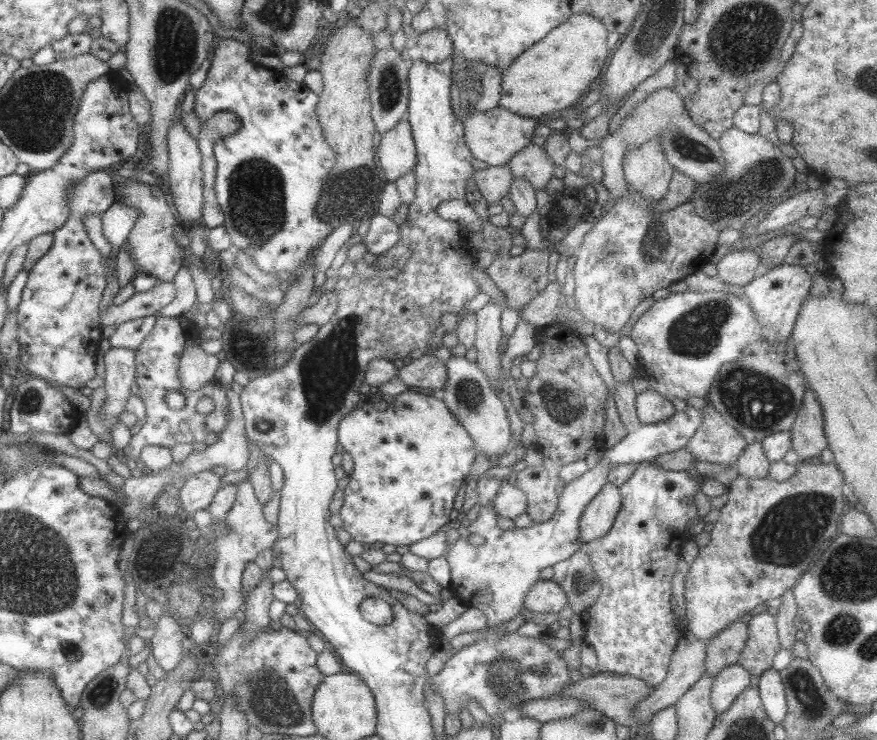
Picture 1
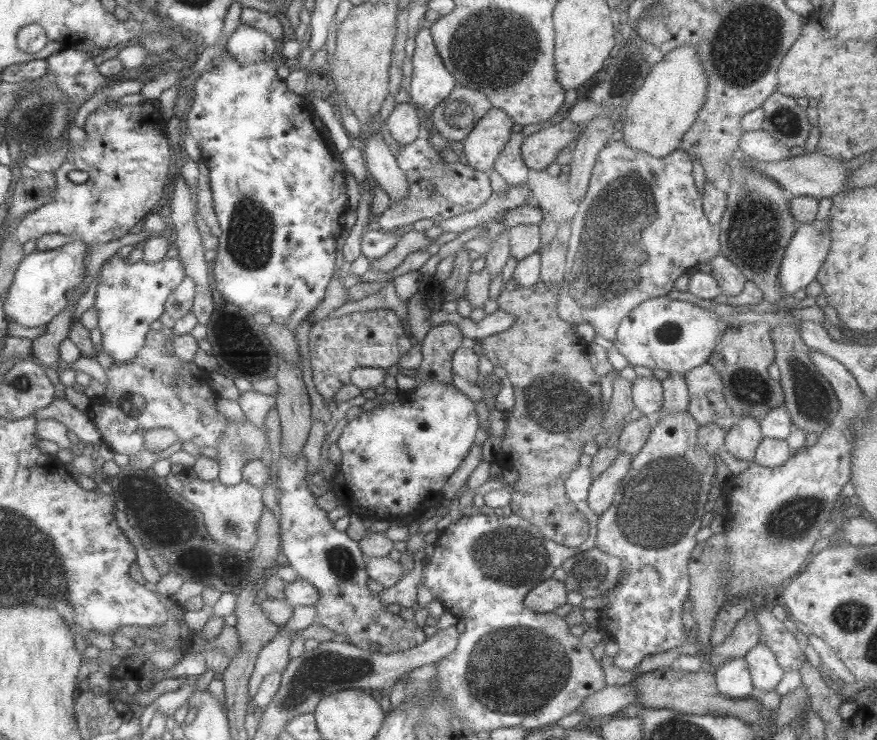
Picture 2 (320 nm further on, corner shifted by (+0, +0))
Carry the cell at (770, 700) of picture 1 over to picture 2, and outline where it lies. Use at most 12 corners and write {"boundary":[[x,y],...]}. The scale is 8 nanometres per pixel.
{"boundary":[[759,642],[743,657],[752,685],[774,690],[784,670]]}

